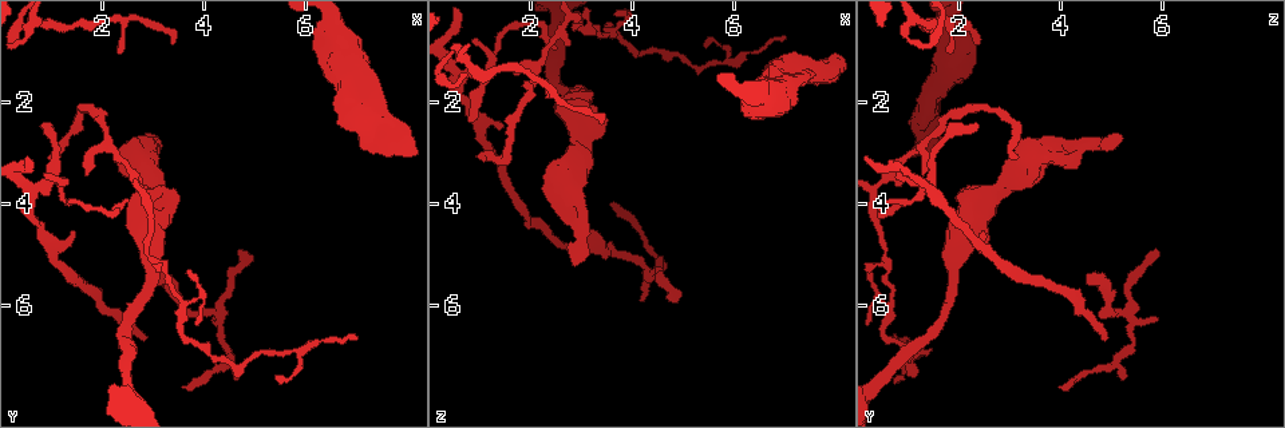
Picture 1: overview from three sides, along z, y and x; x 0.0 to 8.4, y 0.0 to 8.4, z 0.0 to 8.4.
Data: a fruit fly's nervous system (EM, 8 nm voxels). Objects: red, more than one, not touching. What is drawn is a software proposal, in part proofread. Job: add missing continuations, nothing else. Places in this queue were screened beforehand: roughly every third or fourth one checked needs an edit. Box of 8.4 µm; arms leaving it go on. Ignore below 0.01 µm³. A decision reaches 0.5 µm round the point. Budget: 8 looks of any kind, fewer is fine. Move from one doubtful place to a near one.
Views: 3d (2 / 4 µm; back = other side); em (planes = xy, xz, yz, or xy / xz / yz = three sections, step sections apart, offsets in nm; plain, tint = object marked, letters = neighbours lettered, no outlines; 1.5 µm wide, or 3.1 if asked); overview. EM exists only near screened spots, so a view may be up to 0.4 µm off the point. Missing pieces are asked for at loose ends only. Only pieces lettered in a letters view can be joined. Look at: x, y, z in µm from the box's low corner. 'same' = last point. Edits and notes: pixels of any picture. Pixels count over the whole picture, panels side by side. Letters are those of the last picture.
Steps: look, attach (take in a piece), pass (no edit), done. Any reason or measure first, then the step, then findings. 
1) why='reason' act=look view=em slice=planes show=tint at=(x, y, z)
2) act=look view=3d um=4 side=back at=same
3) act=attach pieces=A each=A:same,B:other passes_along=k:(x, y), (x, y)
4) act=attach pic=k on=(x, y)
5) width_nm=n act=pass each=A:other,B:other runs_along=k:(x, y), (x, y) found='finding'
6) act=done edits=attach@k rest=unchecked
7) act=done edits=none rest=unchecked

why='thin end' act=look view=3d um=2 at=(4.75, 7.45, 5.30)

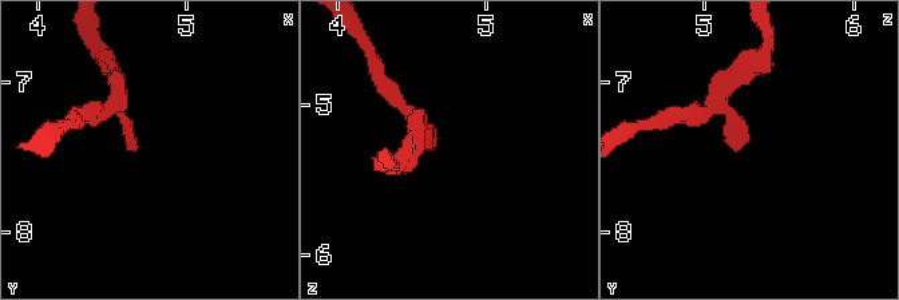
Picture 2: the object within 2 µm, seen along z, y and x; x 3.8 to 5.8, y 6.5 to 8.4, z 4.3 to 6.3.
act=look view=em slice=planes show=letters at=(4.66, 7.42, 5.24)

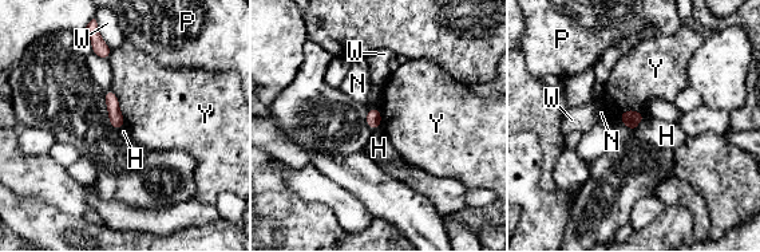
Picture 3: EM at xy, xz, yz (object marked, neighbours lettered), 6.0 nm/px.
longest_contact=Y:240nm act=pass each=H:other,N:other,P:other,W:other,Y:other border=3:(646, 115), (632, 132) found='no lettered piece goes on from it'

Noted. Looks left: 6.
why='end of a long branch' act=look view=3d um=4 at=(2.80, 6.65, 4.90)

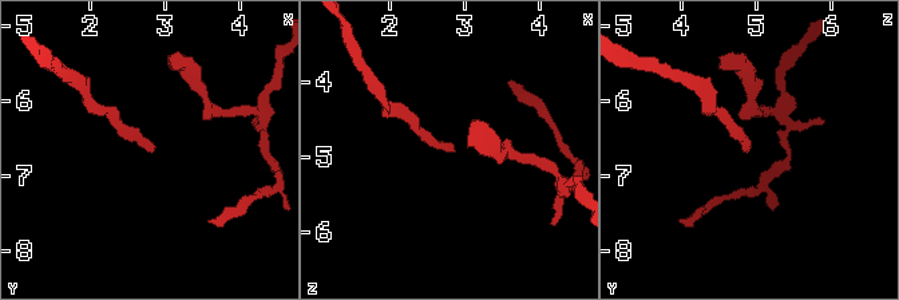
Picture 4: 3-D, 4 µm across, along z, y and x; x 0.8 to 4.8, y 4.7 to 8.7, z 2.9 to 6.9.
act=look view=em slice=yz step=4 show=letters at=(2.90, 6.60, 4.90)

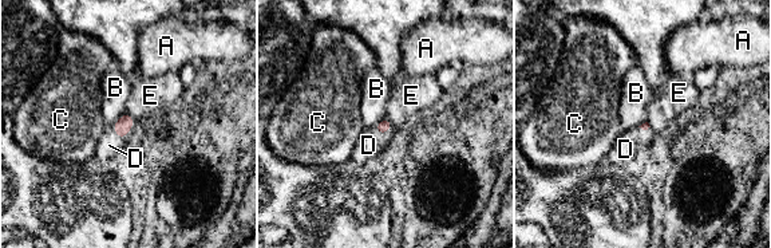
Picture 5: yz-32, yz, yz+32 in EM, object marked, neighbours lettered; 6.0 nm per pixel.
act=attach pieces=D each=A:other,B:other,C:other,D:same,E:other passes_along=5:(122, 126), (123, 137), (109, 145) found='the neuron continues'

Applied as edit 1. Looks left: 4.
act=look view=overview

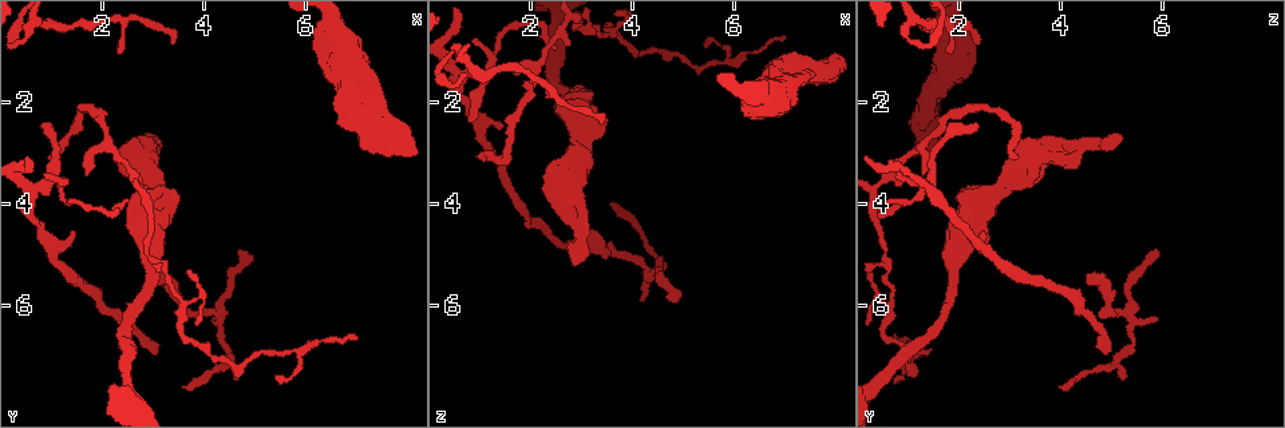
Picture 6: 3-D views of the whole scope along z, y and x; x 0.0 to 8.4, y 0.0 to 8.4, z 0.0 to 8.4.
why='tapers out' act=look view=em slice=planes show=letters at=(3.40, 0.90, 2.45)

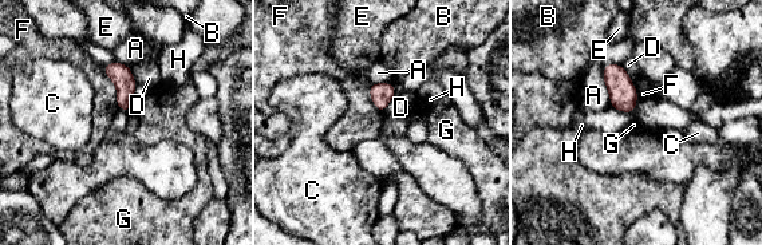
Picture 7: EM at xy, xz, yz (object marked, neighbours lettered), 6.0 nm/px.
width_nm=110 act=pass each=A:other,B:other,C:other,D:other,E:other,F:other,G:other,H:other border=7:(134, 105), (129, 111) found='none of them fits'

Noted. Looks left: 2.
act=done edits=attach@5 rest=unchecked

